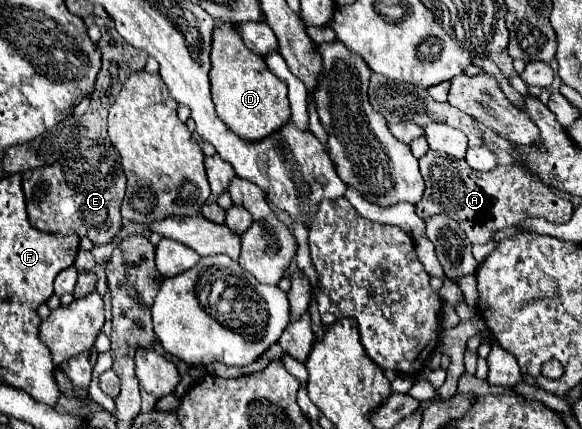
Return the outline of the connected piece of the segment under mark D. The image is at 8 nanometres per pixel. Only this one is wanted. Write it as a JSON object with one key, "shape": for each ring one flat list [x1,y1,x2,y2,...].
{"shape":[[218,21,212,31,212,69,210,69,210,87,216,113,224,123,242,139,258,141,282,127,290,119,288,87,282,79,272,75,264,59,244,45,236,23]]}

